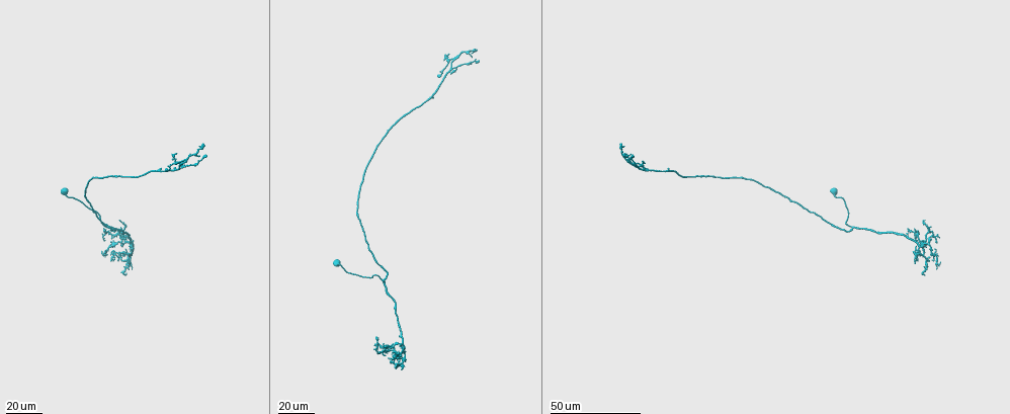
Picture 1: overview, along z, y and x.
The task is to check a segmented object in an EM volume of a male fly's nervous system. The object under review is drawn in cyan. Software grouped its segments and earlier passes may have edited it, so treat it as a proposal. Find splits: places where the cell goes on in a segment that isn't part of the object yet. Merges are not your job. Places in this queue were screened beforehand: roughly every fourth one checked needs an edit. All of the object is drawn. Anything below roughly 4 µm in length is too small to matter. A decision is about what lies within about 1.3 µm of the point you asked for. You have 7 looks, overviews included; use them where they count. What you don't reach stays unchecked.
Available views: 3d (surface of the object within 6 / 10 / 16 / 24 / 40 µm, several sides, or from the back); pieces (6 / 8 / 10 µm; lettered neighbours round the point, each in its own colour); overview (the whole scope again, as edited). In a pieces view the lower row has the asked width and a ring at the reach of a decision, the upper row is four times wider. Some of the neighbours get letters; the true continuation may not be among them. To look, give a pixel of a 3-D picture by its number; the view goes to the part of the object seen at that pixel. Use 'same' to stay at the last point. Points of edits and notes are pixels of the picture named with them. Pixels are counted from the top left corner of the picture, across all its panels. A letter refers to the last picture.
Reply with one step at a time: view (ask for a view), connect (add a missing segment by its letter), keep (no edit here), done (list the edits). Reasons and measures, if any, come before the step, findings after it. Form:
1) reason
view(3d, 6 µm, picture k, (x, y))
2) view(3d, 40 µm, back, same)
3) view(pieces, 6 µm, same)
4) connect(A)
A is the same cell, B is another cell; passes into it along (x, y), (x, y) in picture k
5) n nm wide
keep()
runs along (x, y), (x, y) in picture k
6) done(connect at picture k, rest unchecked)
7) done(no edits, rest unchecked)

branch stops here
view(3d, 40 µm, picture 1, (396, 368))

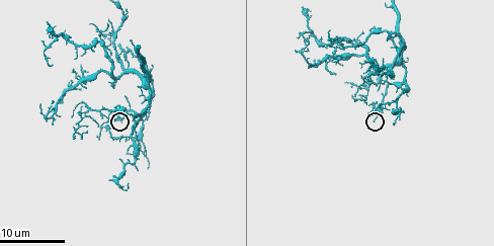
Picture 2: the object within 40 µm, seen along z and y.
view(pieces, 8 µm, picture 2, (369, 113))

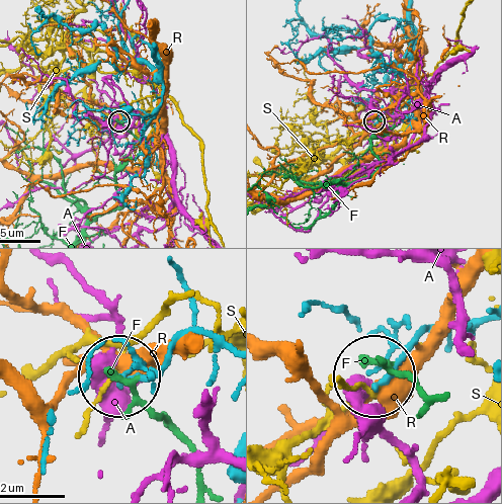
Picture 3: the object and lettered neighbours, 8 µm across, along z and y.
keep()
A, F, R and S are other cells; runs along (484, 318), (424, 331), (381, 374) in picture 3; no lettered segment goes on from it

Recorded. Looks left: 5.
an open end
view(3d, 40 µm, picture 1, (621, 144))

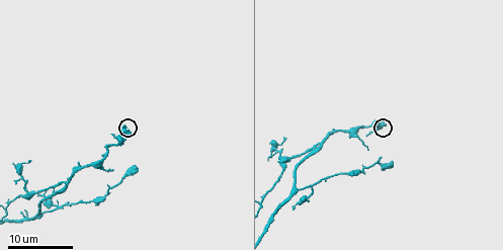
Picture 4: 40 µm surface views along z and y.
view(pieces, 10 µm, picture 4, (122, 127))

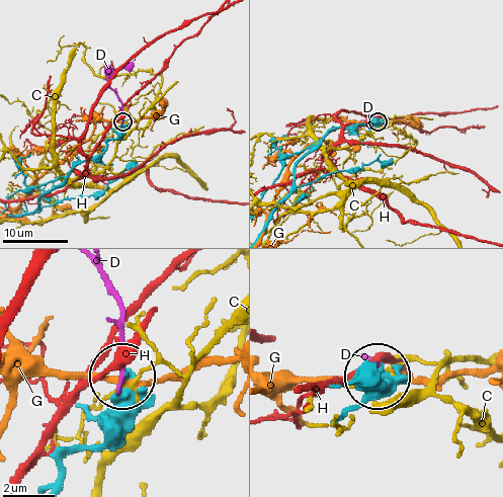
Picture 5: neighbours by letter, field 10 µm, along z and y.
310 nm wide
keep()
C, D, G and H are other cells; runs along (44, 194), (77, 165), (95, 159), (116, 138), (121, 121) in picture 5; none of them fits

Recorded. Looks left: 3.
branch stops here
view(3d, 40 µm, picture 1, (667, 167))

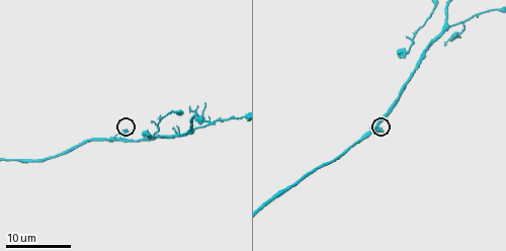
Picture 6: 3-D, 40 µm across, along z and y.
view(pieces, 6 µm, picture 6, (127, 130))

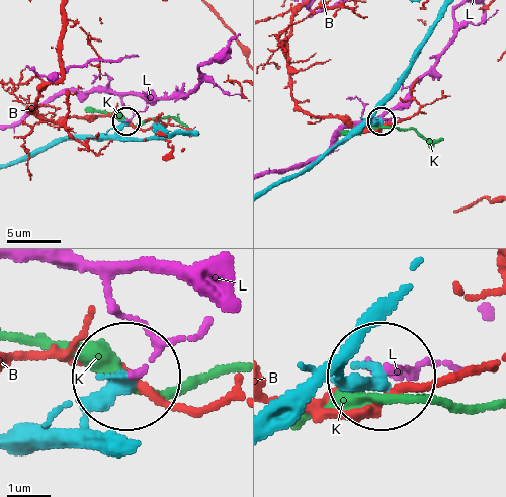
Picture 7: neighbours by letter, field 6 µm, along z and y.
keep()
B, K and L are other cells; runs along (335, 382), (378, 375) in picture 7; no lettered segment goes on from it

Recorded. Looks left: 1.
done(no edits, rest unchecked)

